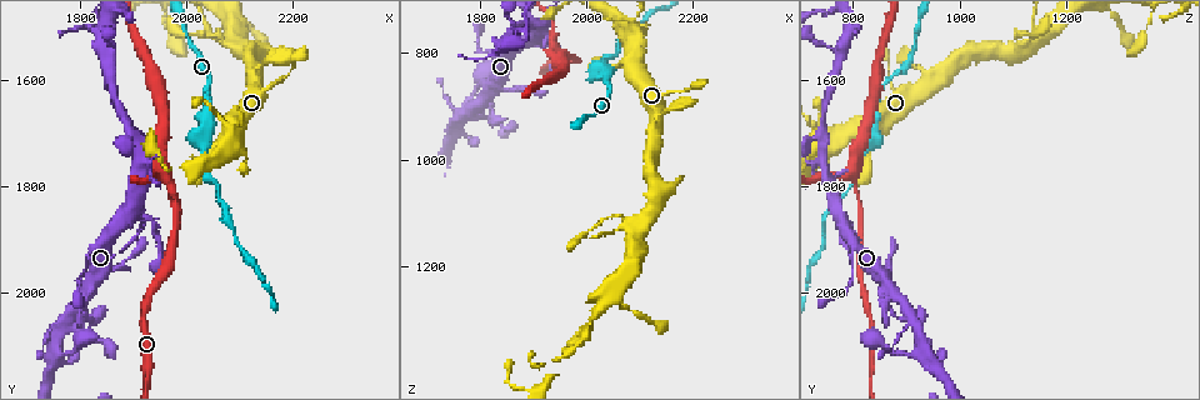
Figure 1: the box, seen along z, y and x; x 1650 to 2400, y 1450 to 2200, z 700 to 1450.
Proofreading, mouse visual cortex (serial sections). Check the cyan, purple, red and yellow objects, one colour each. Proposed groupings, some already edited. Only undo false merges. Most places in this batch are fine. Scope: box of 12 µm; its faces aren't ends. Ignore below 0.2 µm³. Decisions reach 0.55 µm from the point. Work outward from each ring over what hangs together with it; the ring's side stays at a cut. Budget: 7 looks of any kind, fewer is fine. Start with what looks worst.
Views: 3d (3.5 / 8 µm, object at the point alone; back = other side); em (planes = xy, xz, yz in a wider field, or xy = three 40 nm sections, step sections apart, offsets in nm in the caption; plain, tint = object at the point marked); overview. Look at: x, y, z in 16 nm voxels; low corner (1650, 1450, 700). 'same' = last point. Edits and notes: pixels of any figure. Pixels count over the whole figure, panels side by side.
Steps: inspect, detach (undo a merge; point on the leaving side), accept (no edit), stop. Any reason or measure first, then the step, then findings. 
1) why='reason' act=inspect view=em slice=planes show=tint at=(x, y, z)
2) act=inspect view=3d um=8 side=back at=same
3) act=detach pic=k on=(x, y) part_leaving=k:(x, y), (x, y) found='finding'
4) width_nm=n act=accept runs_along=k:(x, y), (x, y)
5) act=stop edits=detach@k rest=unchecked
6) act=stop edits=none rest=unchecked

why='side arm on a straight run' act=inspect view=3d um=3.5 at=(1960, 1770, 810)

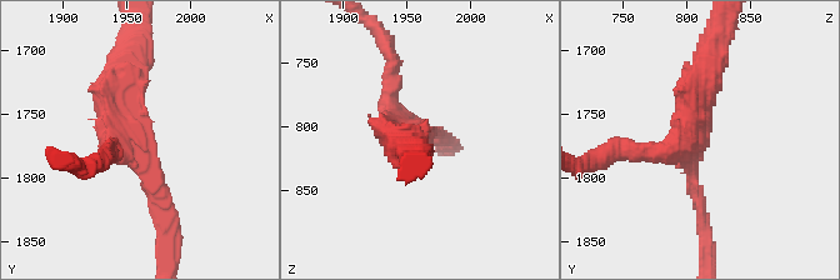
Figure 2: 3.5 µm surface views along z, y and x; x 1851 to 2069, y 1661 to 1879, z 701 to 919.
arms=3 arm_widths_nm=150,200,400 why='need the tissue' act=inspect view=em slice=planes show=tint at=(1956, 1772, 808)

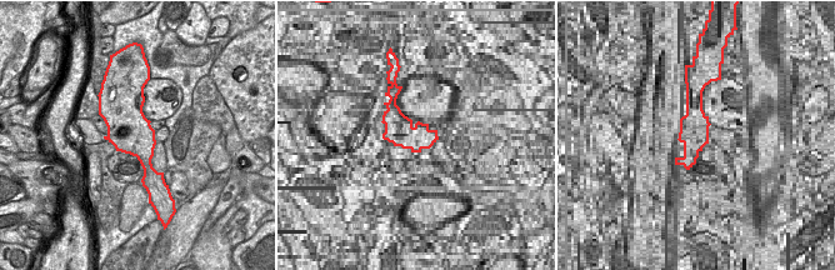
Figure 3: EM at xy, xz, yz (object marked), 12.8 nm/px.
act=accept found='one cell here'

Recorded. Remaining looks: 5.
why='three arms meet' act=inspect view=3d um=3.5 at=(1855, 1555, 770)

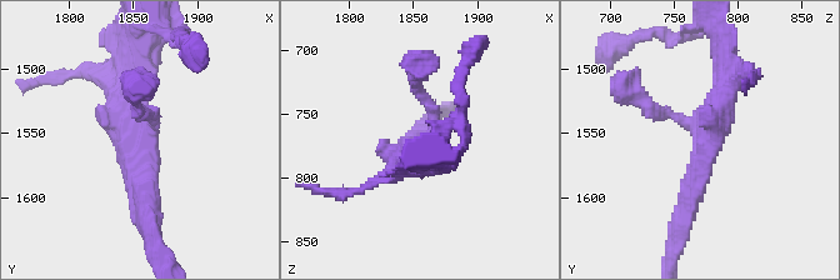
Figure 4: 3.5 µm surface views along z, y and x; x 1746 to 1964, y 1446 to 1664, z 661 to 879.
act=inspect view=em slice=xy step=1 show=tint at=(1856, 1560, 776)

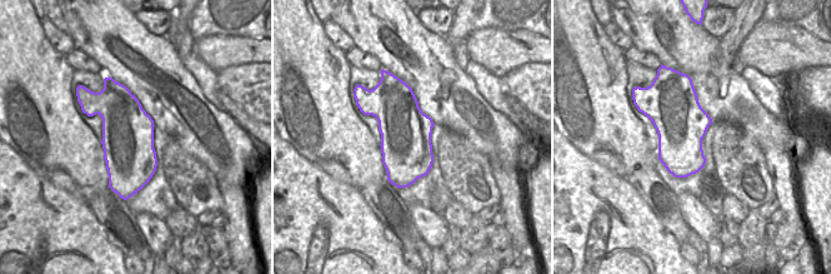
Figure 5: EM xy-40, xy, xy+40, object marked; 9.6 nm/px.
arm_widths_nm=150,250,300 act=accept found='one cell here'

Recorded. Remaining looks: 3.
why='calibre changes' act=inspect view=3d um=3.5 side=back at=(2045, 1665, 840)

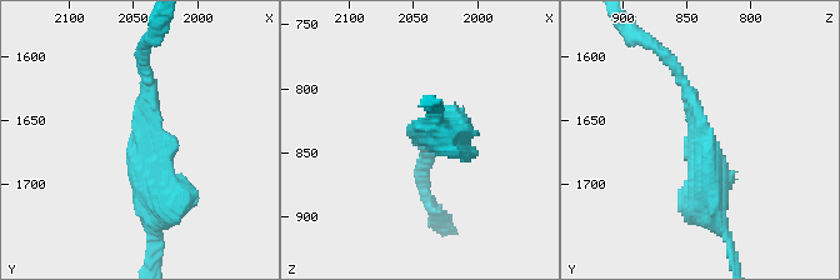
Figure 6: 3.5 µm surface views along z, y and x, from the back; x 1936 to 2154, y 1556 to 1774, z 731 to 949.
act=inspect view=em slice=xy step=1 show=tint at=(2040, 1660, 838)

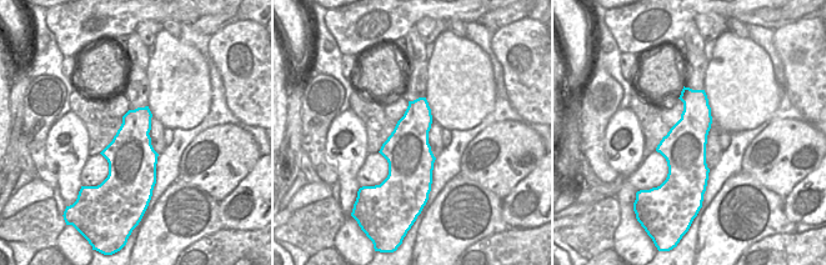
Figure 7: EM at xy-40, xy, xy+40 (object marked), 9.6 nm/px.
act=accept runs_along=6:(666, 58), (701, 124), (714, 215) found='all the same cell'

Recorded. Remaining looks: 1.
act=stop edits=none rest=unchecked

